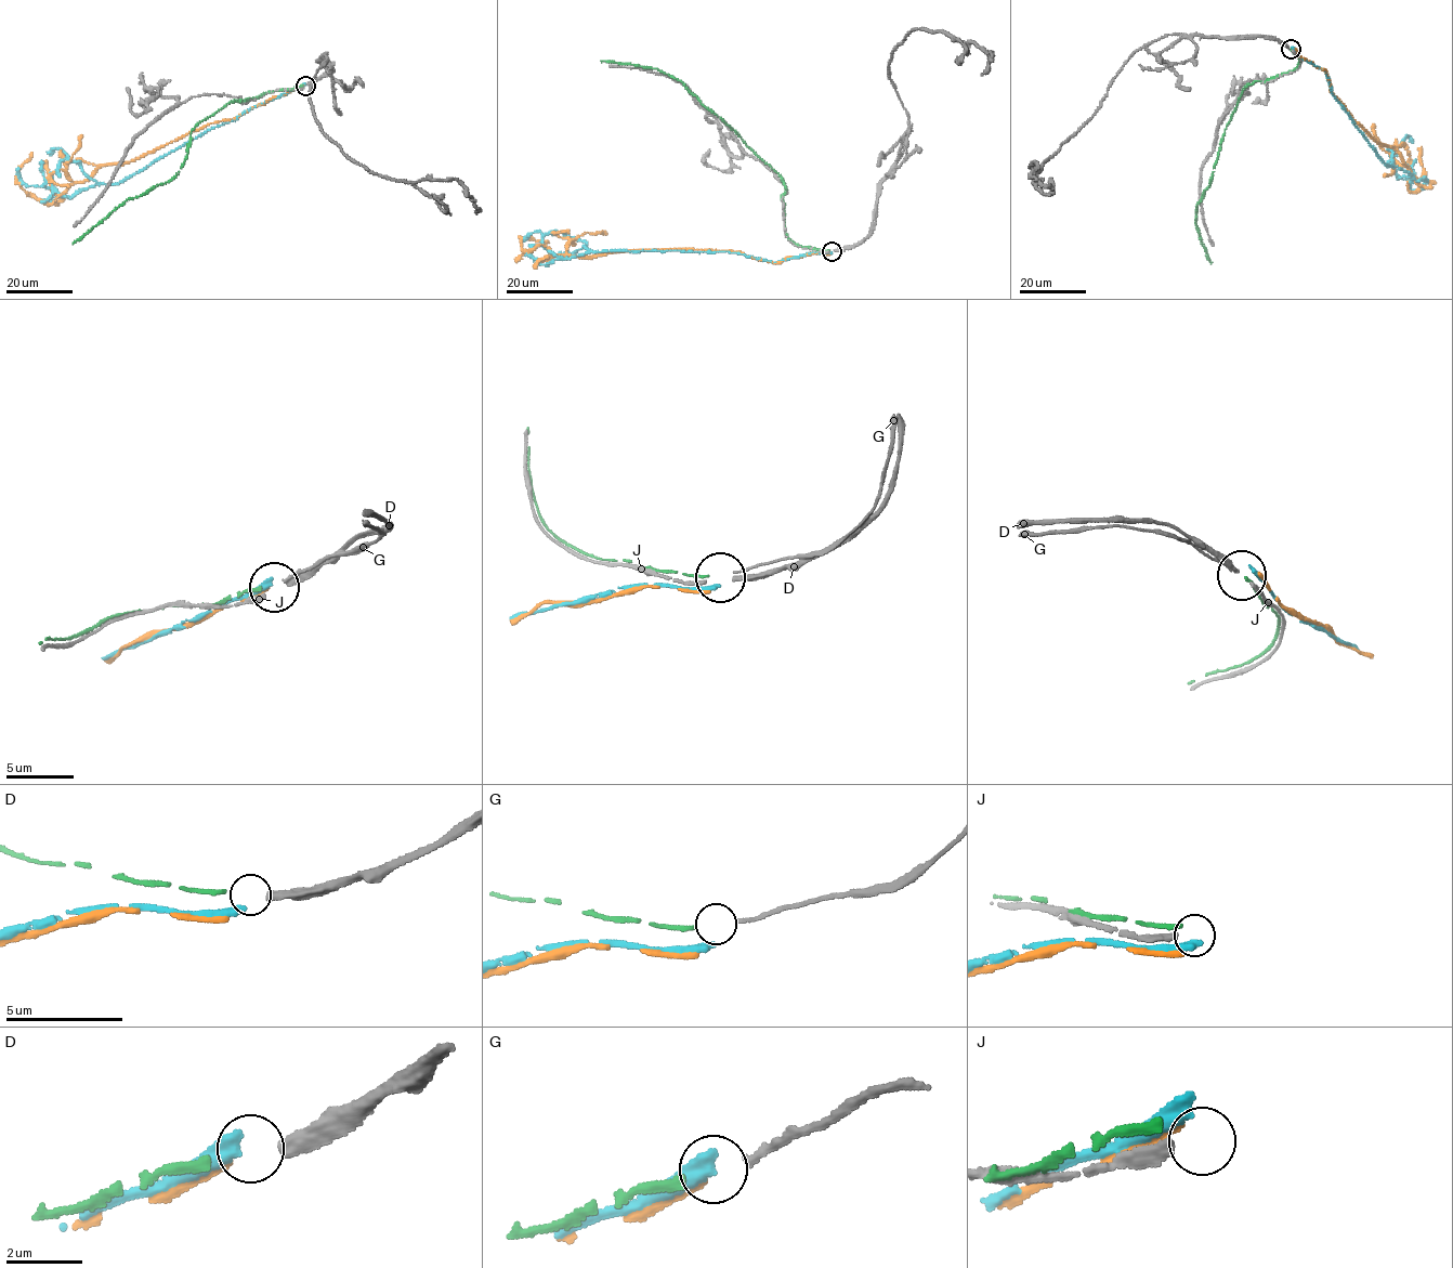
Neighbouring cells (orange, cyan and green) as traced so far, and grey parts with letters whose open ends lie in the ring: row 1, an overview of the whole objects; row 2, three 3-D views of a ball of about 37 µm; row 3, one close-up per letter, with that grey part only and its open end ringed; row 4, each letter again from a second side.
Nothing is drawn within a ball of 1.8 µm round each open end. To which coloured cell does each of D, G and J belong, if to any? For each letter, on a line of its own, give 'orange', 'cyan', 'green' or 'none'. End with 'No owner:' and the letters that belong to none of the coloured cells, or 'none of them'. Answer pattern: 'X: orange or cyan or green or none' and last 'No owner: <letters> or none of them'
D: none
G: green
J: none
No owner: D, J

